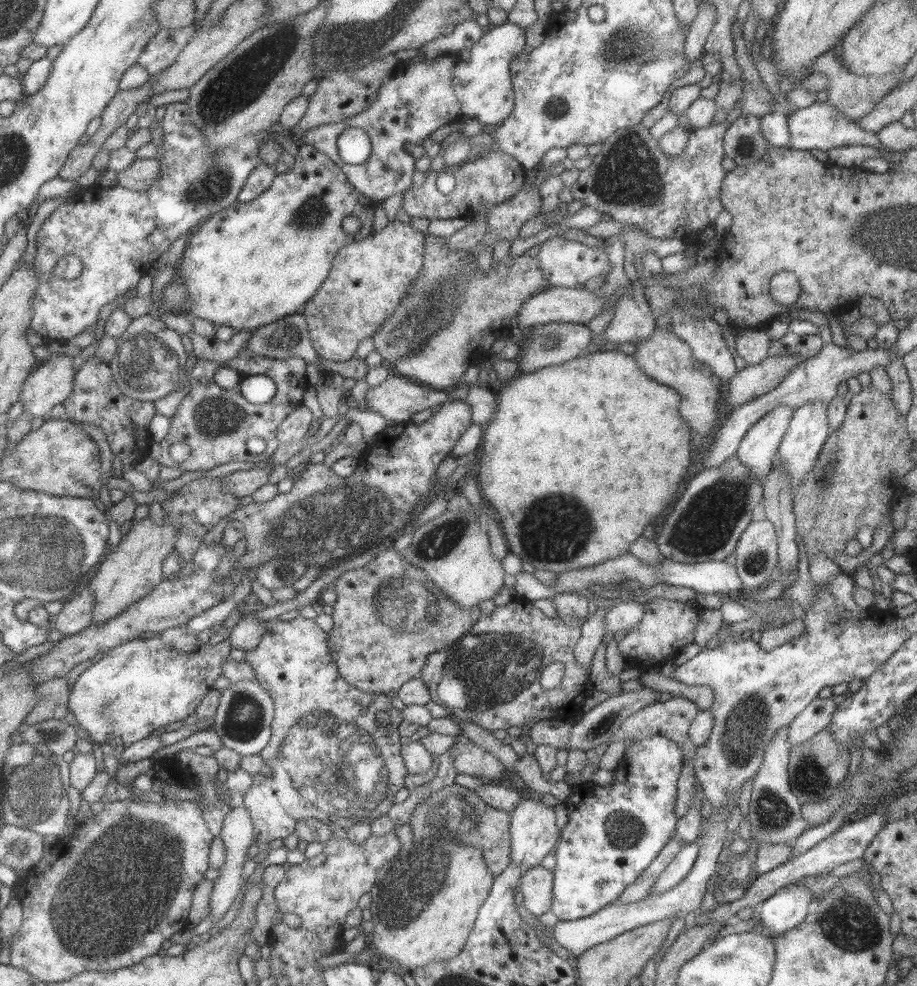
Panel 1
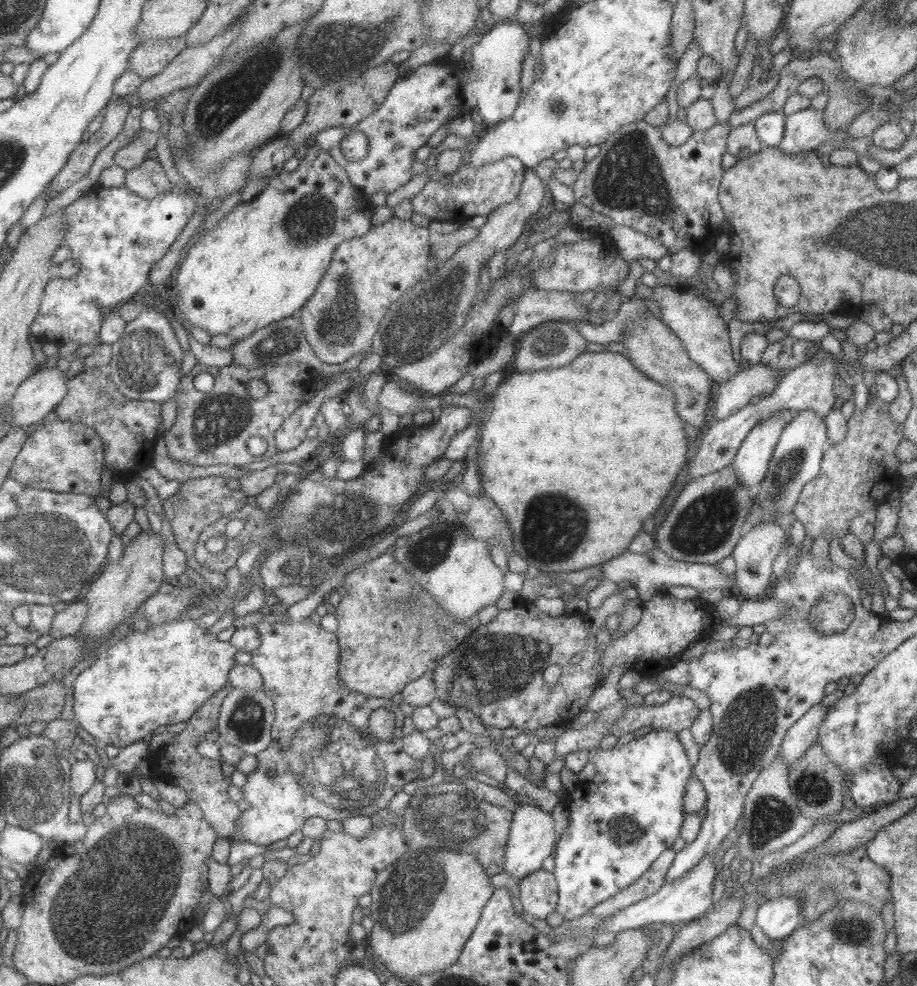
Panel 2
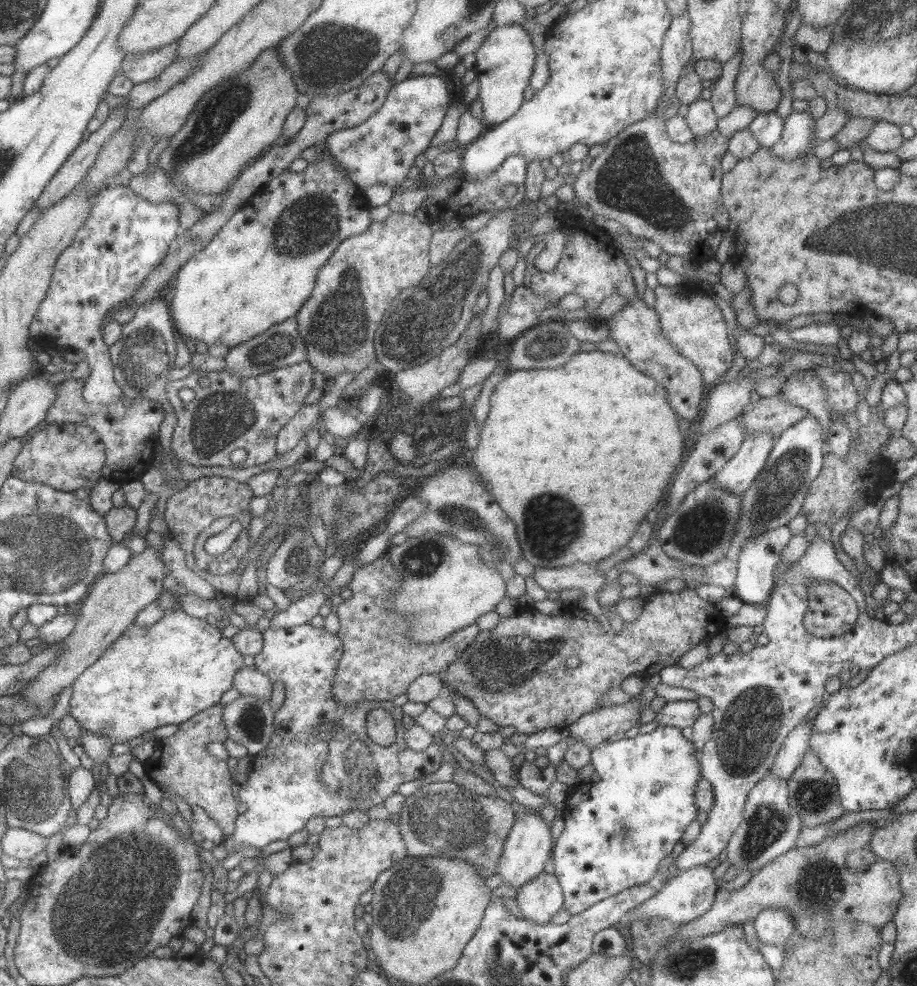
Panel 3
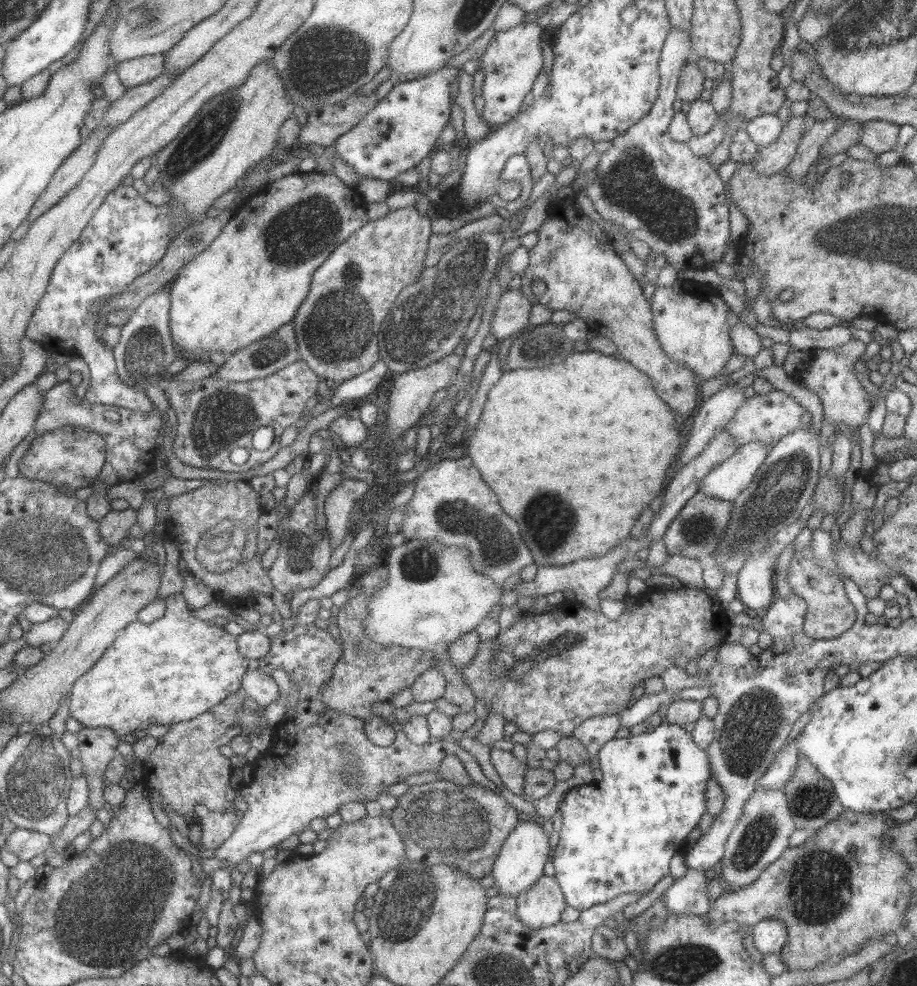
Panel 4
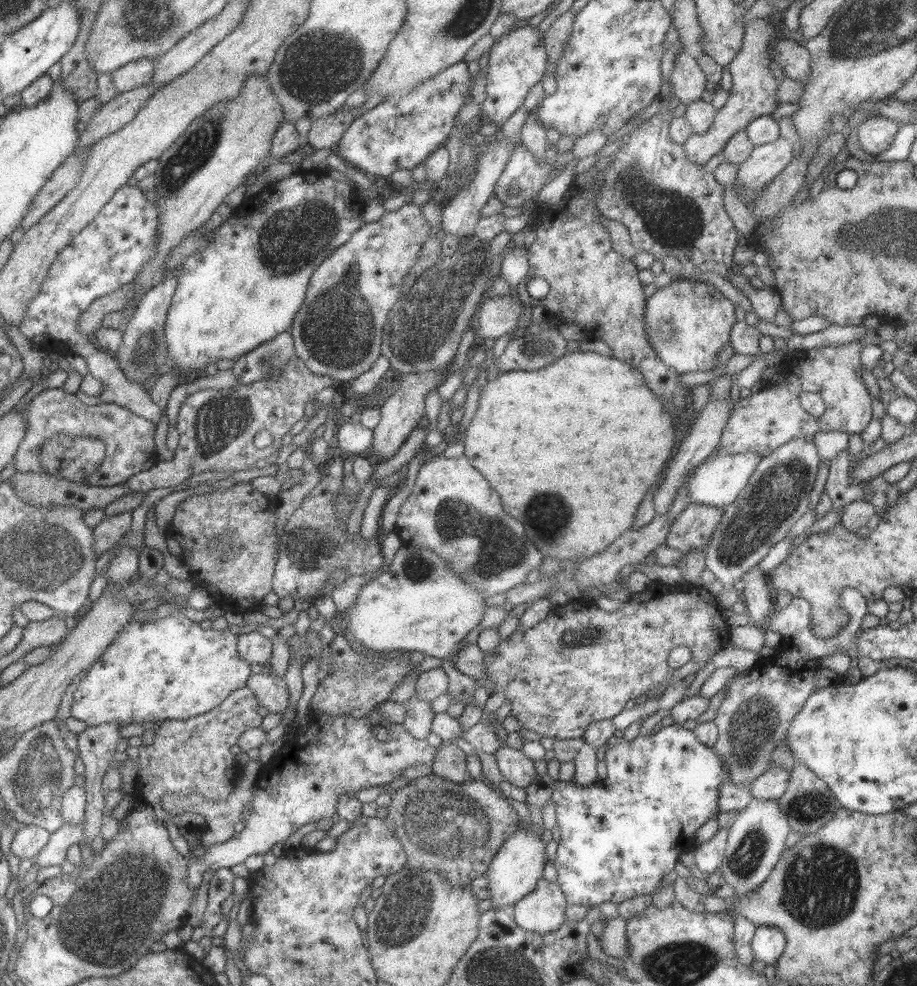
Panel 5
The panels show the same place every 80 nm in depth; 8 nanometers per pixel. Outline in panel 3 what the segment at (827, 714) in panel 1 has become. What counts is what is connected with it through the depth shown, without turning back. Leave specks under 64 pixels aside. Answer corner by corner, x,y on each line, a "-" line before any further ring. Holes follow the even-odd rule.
812,720
796,724
784,738
780,749
775,755
774,763
771,765
769,773
787,780
808,749
811,731

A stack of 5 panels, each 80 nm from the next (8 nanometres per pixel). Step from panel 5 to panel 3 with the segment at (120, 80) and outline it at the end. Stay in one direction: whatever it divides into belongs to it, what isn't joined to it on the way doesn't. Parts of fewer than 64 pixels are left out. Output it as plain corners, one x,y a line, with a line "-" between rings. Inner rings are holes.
177,41
161,46
153,52
139,52
139,54
126,54
121,62
121,72
133,84
139,84
155,78
175,59

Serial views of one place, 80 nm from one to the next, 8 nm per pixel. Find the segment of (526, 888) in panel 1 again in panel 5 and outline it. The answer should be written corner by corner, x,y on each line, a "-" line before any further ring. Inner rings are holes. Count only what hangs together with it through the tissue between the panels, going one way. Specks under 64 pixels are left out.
541,878
527,896
515,902
510,913
522,930
547,934
567,920
565,910
568,906
557,883

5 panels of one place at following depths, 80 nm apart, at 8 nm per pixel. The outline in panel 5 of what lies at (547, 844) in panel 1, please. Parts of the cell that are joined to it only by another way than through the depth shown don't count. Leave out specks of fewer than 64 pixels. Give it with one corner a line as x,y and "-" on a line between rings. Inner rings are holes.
519,824
519,828
501,843
483,875
487,879
486,890
491,900
491,910
510,911
517,900
527,896
542,878
546,860
545,844
541,837
533,833
529,825

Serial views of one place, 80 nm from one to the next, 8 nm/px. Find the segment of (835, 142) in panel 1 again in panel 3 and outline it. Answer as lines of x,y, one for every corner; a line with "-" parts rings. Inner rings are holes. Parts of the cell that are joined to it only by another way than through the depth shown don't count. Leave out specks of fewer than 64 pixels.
791,111
783,122
780,139
770,149
777,158
788,161
808,150
814,140
815,121
807,111

